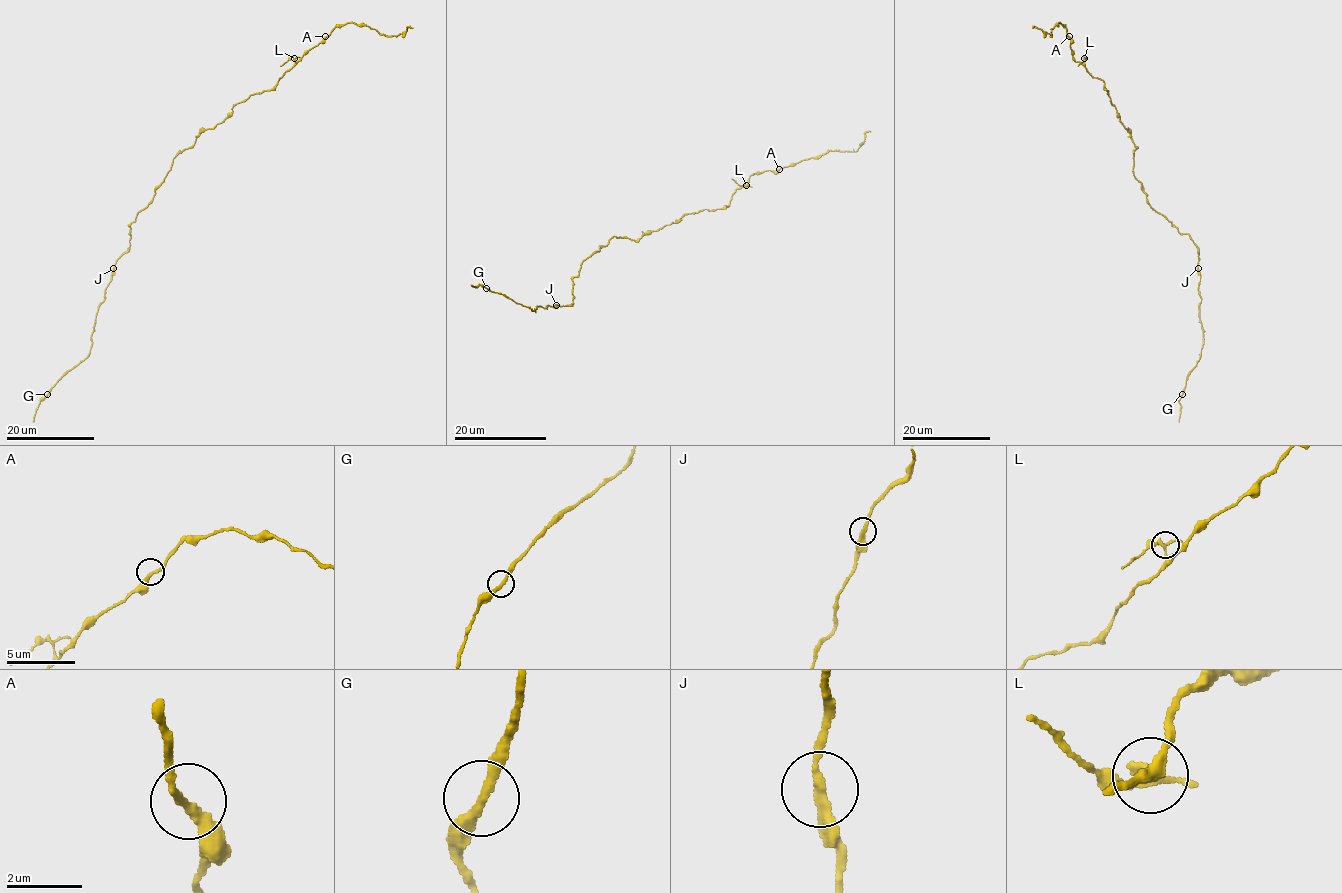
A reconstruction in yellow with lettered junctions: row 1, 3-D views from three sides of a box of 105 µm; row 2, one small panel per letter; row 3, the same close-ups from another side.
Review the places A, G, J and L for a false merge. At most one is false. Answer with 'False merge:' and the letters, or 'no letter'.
False merge: L

